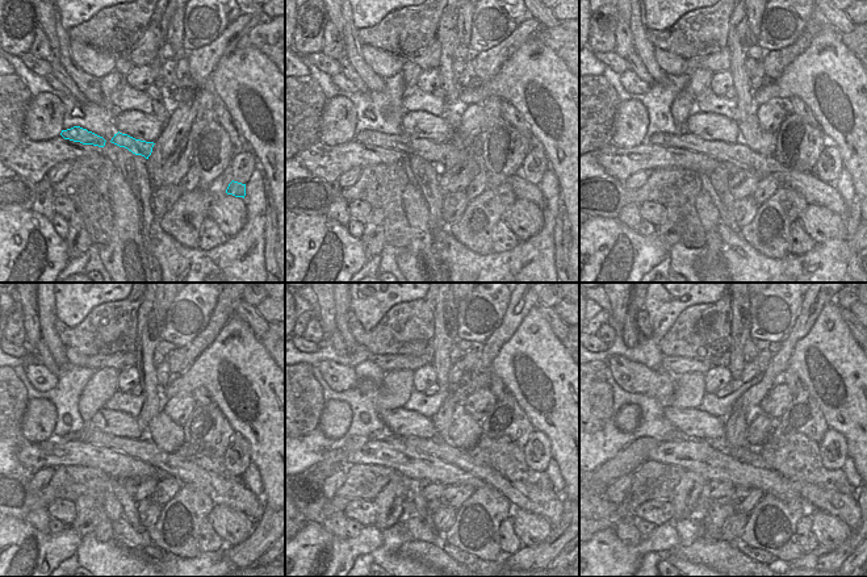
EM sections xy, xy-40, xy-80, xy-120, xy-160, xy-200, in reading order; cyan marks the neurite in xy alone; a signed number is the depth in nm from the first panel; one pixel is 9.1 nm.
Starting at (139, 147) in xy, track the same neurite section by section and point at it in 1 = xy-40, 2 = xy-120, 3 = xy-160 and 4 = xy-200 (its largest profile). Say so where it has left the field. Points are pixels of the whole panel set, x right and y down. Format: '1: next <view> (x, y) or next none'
1: next xy-40 (442, 154)
2: next xy-120 (231, 492)
3: next xy-160 (523, 496)
4: next xy-200 (844, 506)

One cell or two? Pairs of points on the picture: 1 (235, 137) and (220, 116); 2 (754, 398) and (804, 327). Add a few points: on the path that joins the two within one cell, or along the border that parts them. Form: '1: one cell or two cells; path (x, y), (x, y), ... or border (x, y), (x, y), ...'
1: one cell; path (234, 132), (225, 121)
2: one cell; path (767, 380), (784, 354), (787, 345)

